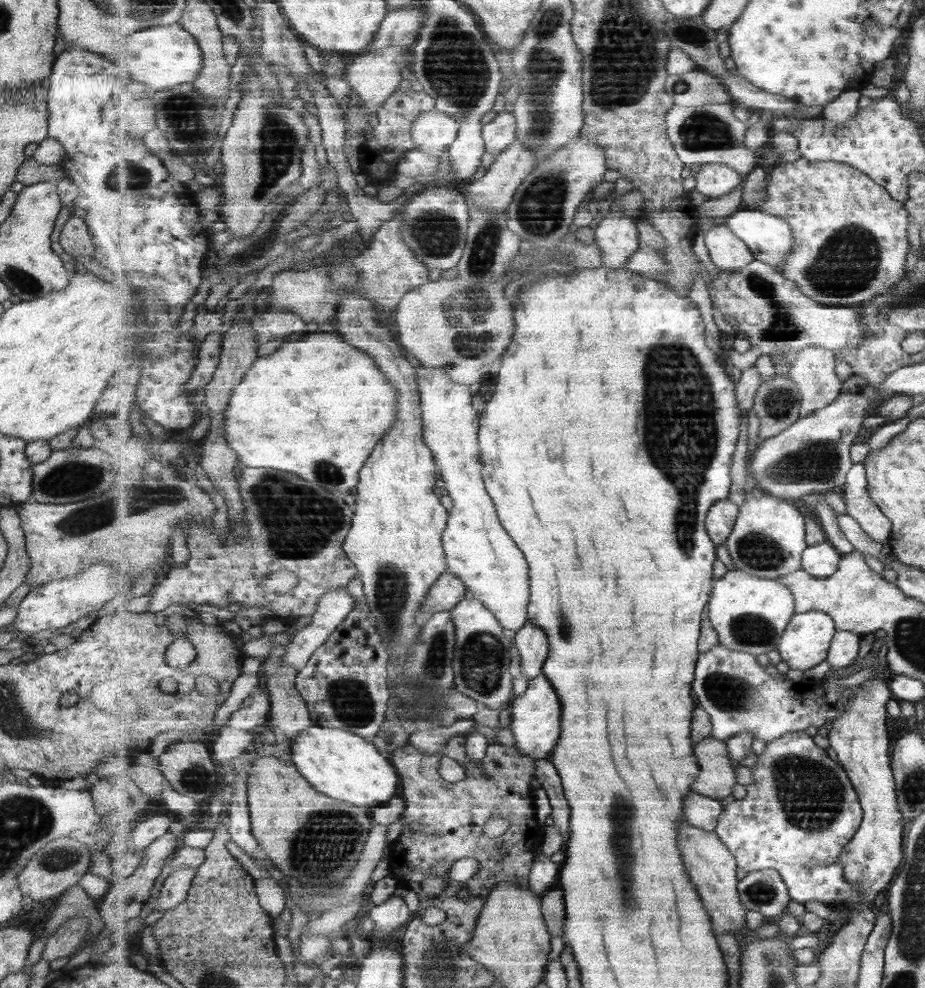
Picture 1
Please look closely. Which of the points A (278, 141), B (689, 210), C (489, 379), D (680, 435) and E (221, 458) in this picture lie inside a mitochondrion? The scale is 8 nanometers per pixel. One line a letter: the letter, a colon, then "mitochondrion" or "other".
A: mitochondrion
B: other
C: other
D: mitochondrion
E: other

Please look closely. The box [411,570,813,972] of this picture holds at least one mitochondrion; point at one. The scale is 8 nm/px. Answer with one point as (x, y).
(621, 813)

